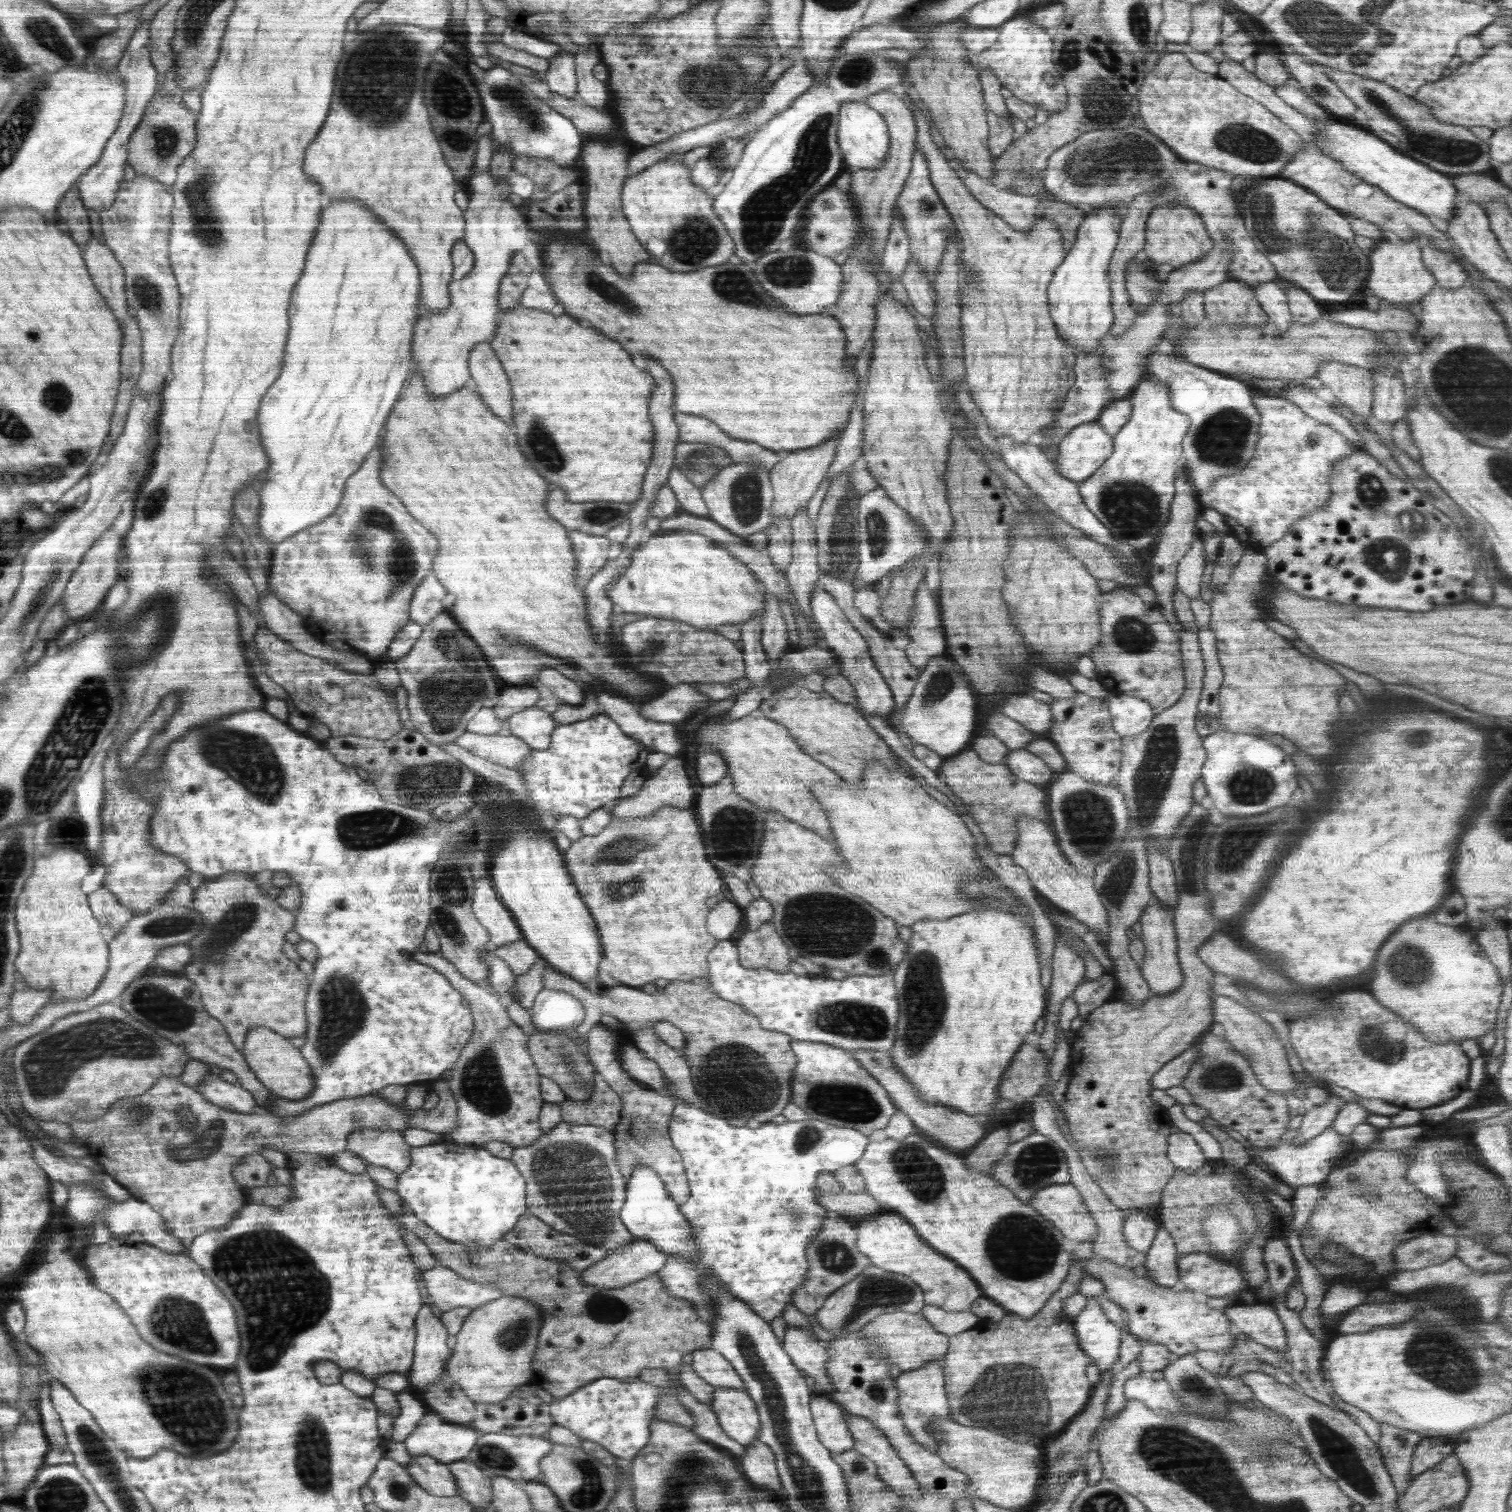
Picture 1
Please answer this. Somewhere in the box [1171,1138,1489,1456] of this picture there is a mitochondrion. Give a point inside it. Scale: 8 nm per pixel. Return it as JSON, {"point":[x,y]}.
{"point":[1437,1351]}

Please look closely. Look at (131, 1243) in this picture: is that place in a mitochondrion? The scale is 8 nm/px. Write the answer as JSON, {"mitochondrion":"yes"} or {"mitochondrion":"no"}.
{"mitochondrion":"no"}

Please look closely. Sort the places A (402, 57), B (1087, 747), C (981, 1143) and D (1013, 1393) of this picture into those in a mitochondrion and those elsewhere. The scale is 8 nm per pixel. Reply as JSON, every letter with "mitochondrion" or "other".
{"A":"mitochondrion","B":"other","C":"other","D":"mitochondrion"}

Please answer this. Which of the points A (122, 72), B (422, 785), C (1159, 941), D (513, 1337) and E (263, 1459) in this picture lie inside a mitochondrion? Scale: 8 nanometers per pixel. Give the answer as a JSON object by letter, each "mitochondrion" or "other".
{"A":"other","B":"mitochondrion","C":"other","D":"mitochondrion","E":"other"}

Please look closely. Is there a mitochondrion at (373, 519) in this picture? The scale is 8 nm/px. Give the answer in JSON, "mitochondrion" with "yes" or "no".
{"mitochondrion":"yes"}

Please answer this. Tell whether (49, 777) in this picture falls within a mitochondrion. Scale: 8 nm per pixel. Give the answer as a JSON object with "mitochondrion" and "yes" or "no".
{"mitochondrion":"yes"}

